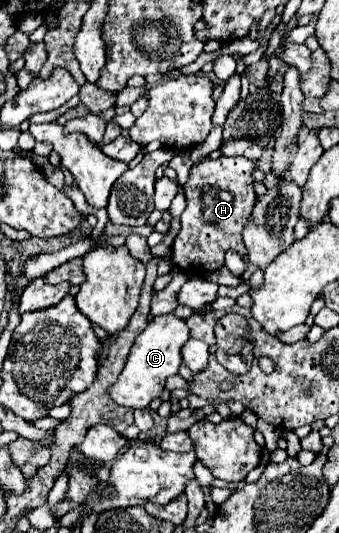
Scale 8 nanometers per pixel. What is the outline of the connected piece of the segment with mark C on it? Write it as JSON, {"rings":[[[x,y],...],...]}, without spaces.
{"rings":[[[174,313],[154,317],[148,327],[136,337],[134,347],[128,355],[124,371],[118,375],[116,383],[110,389],[110,397],[124,407],[144,409],[150,405],[152,399],[160,397],[164,391],[164,383],[170,375],[176,375],[182,365],[182,347],[190,339],[190,329],[184,319],[176,317]]]}

